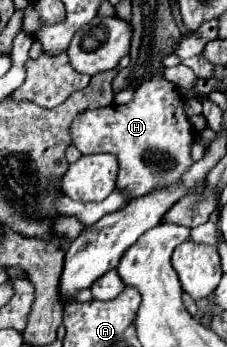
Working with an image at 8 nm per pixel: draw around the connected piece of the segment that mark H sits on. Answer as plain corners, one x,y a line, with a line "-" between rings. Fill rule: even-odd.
161,68
151,80
147,80
137,87
131,102
127,102
123,106
111,104
107,108
83,110
81,114
77,114
73,124
69,126
71,144
75,144
81,154
101,154
103,152
103,154
117,156
117,160
119,160
117,188
125,190
129,194
129,198
143,196
157,186
171,184
171,182
179,180
181,174
191,166
189,146
191,146
195,134
189,128
189,118
183,114
181,106
183,106
183,98
179,94
179,88
163,76
163,68

